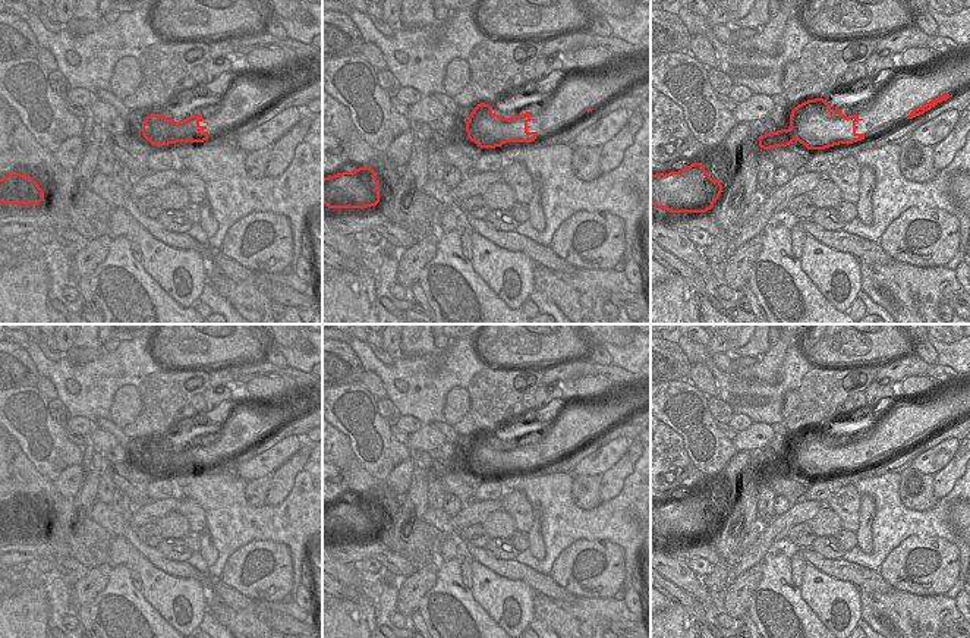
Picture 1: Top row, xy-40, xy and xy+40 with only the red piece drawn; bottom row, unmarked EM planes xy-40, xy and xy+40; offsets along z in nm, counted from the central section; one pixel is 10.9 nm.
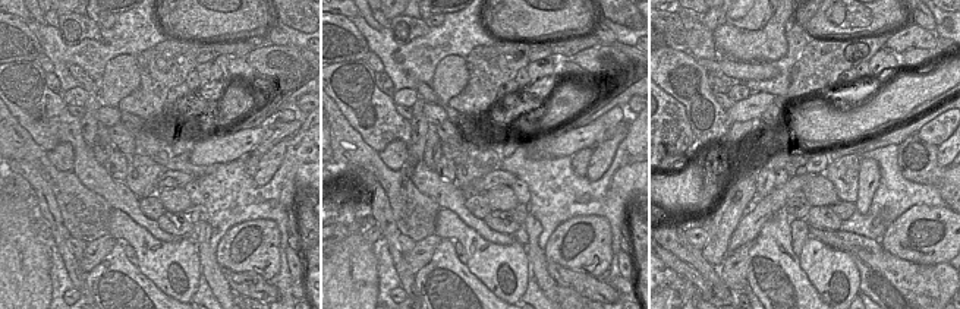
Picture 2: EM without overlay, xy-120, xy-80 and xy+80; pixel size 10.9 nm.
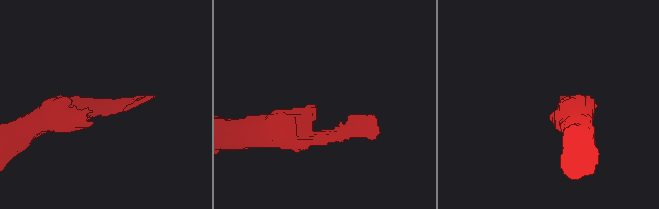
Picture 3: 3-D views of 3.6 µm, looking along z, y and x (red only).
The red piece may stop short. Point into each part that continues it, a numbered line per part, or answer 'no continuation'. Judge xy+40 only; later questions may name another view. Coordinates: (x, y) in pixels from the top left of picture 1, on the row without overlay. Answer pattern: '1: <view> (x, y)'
1: xy+40 (896, 430)

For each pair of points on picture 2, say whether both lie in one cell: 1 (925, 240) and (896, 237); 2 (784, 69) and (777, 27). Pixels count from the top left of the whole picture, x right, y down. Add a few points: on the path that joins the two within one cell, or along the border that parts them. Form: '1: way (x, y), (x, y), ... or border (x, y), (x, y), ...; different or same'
1: way (918, 237), (903, 237); same
2: border (789, 24), (786, 27), (786, 53), (768, 62); different

